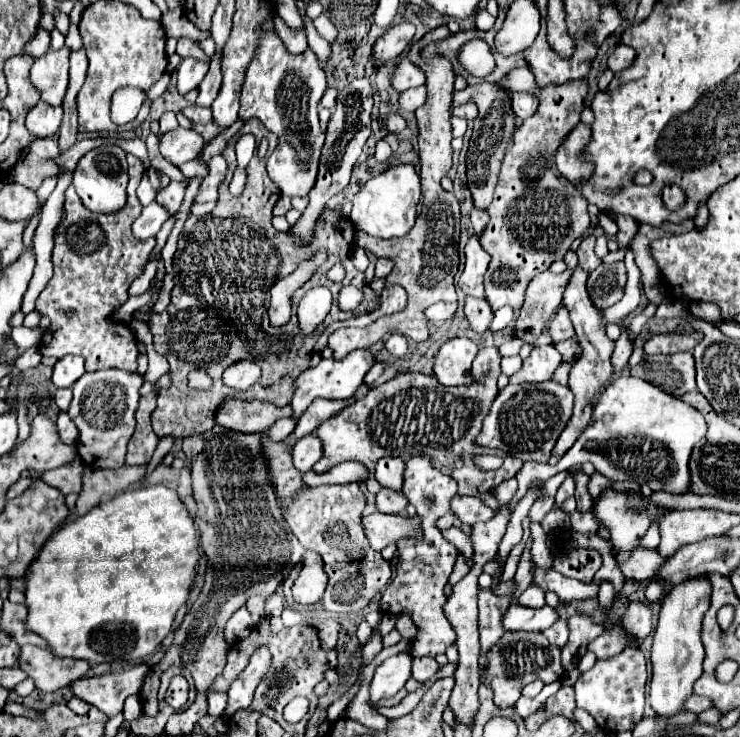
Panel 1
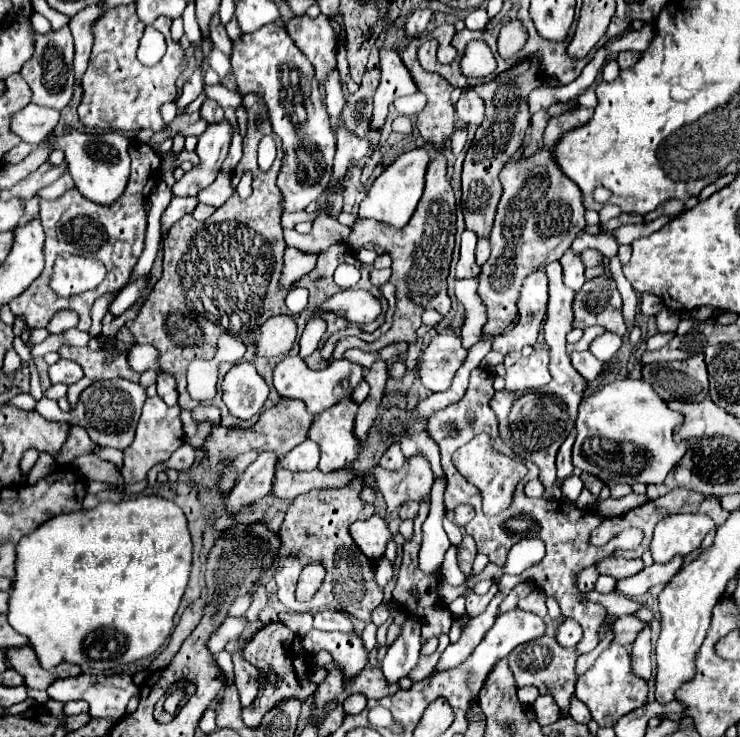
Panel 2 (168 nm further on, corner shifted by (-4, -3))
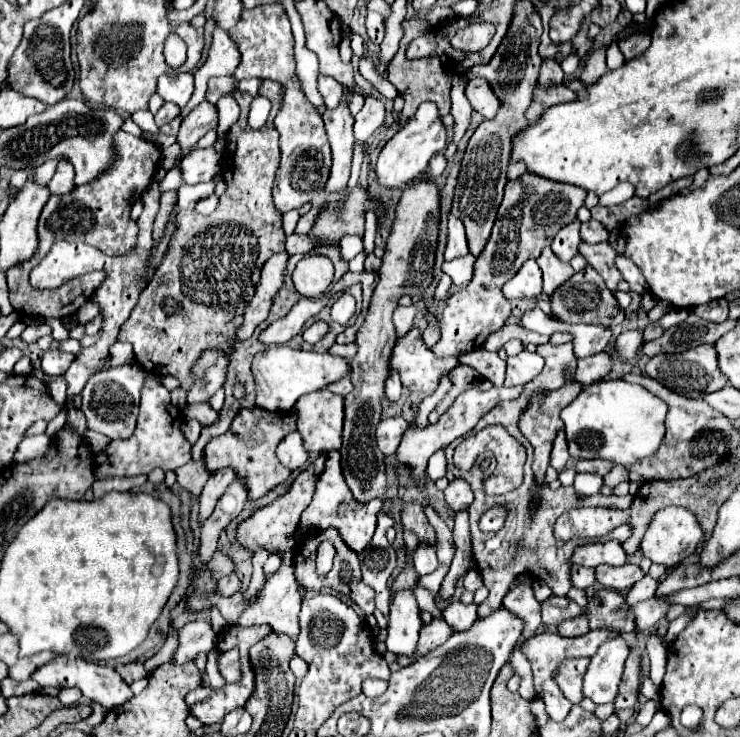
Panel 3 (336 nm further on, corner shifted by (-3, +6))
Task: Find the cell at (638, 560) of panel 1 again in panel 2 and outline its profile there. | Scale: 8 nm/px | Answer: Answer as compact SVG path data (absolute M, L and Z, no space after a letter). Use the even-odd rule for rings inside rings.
M607 556L605 560L599 560L597 564L599 574L609 574L617 580L621 578L629 578L633 574L637 574L643 568L641 560L627 560L627 558L617 558L617 556Z

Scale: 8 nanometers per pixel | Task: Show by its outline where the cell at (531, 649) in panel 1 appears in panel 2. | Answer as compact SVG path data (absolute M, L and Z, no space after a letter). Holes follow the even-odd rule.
M541 636L539 640L531 640L527 644L521 644L519 648L515 648L509 656L511 660L511 670L515 674L517 686L535 686L539 688L541 694L549 694L557 700L557 706L561 708L561 716L567 716L569 712L569 700L575 692L575 682L577 682L577 674L575 674L575 660L577 660L577 652L575 648L563 648L557 644L555 638L549 636Z

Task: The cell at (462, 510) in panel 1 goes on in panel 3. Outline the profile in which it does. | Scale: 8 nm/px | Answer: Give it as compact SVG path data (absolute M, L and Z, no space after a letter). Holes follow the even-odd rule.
M456 479L454 483L450 483L444 491L444 497L446 497L446 503L452 511L462 511L462 509L468 509L474 501L474 495L472 495L472 489L470 485L464 481L464 479Z

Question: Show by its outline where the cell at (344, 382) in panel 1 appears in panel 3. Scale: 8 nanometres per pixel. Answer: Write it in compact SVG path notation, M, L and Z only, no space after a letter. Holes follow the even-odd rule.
M286 345L270 347L254 357L252 373L258 385L256 405L268 411L290 411L294 403L312 391L320 391L330 383L336 383L350 375L350 365L344 357L336 357L330 353L314 353L314 351L298 351Z

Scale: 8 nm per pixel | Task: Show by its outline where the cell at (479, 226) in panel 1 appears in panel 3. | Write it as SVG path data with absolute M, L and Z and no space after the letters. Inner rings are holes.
M472 253L460 257L460 259L454 259L454 261L448 261L442 265L442 271L446 275L450 275L452 283L454 285L466 285L470 283L472 275L474 275L474 263L476 263L476 257Z

